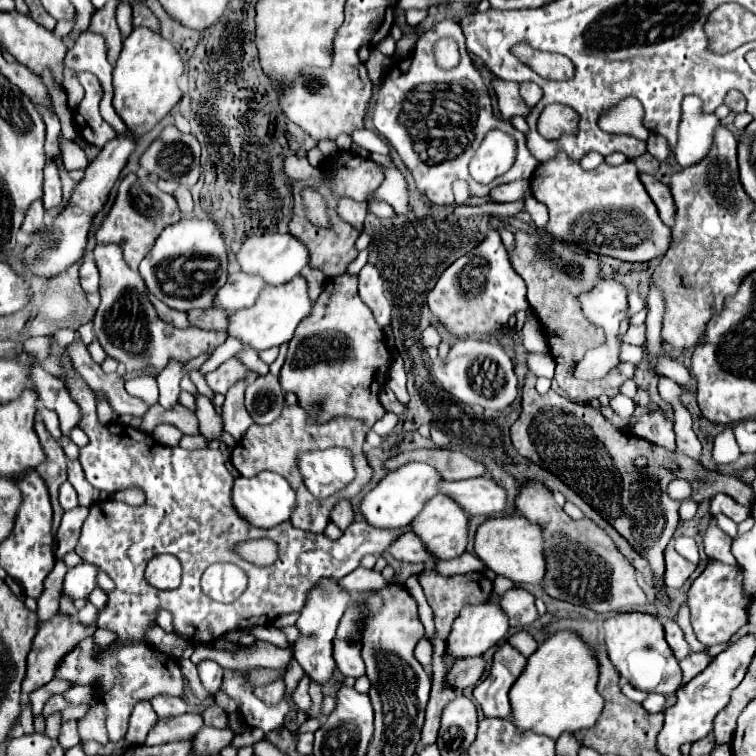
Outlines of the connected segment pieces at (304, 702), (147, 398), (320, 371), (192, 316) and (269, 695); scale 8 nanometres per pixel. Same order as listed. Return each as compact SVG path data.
M304 677L302 681L300 681L300 685L298 685L298 689L294 691L294 703L302 709L302 711L310 711L310 707L312 707L312 699L310 699L310 695L308 695L308 677Z
M134 377L134 379L128 379L126 381L126 391L132 397L138 397L144 403L148 403L148 407L158 403L158 385L156 385L156 379L152 379L152 377Z
M340 275L326 283L312 307L312 315L296 327L280 371L280 383L284 391L296 393L304 411L308 411L312 399L324 399L324 419L320 419L320 425L344 415L372 427L386 413L378 399L378 379L388 377L390 363L392 353L386 345L386 335L358 297L358 279Z
M216 307L196 309L196 311L188 311L188 321L194 327L200 327L200 329L224 331L226 325L228 325L228 315L222 309L216 309Z
M280 679L280 681L274 681L270 685L256 687L256 697L264 699L264 703L268 703L268 705L278 703L284 697L284 681Z

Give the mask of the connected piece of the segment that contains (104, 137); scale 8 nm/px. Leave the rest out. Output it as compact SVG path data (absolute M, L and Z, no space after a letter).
M78 75L80 85L84 87L84 99L80 101L80 105L74 111L74 121L78 125L78 135L82 135L82 139L90 145L96 147L104 147L104 143L108 143L110 139L116 137L114 129L100 117L98 113L98 103L102 99L102 87L100 81L96 79L96 75Z

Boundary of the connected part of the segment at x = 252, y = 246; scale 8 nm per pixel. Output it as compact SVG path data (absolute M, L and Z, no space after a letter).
M266 233L266 235L254 235L248 237L240 251L236 253L236 261L240 263L240 273L250 273L250 275L260 275L266 285L280 285L286 283L288 279L296 277L300 269L308 265L308 249L290 233Z

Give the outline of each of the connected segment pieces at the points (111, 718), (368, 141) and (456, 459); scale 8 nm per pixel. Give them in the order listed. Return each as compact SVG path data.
M84 639L78 643L78 647L66 655L66 659L60 663L56 677L58 679L68 679L74 685L98 685L102 703L106 705L106 729L108 729L108 739L112 743L118 743L124 739L126 729L128 729L128 719L138 701L150 701L156 695L170 695L170 697L180 697L184 699L184 677L180 673L180 663L154 647L146 643L132 643L124 647L112 647L112 651L104 651L100 659L94 659L92 655L94 643L92 639Z
M360 129L360 131L354 131L352 133L352 141L362 147L362 149L368 149L370 153L380 153L380 155L386 155L390 157L390 147L372 131L368 129Z
M450 449L404 451L404 453L398 453L396 457L390 457L384 463L384 467L388 471L392 471L392 469L398 469L400 465L406 465L412 461L422 461L422 463L436 467L436 471L440 471L442 479L446 479L446 481L458 481L458 479L486 475L486 467L482 463L470 459L468 455L464 455L460 451L450 451Z

